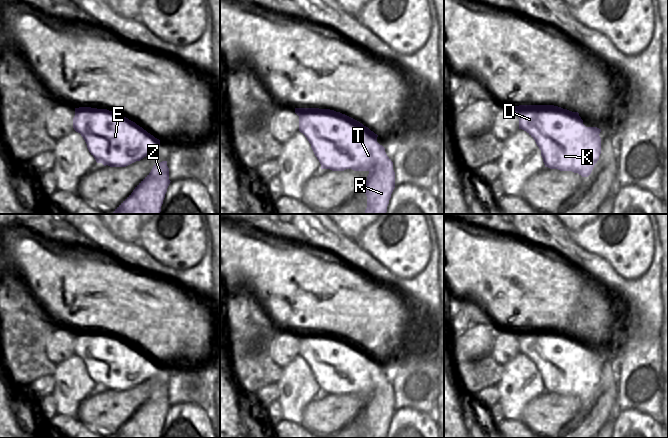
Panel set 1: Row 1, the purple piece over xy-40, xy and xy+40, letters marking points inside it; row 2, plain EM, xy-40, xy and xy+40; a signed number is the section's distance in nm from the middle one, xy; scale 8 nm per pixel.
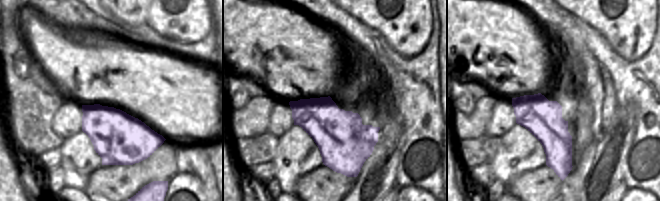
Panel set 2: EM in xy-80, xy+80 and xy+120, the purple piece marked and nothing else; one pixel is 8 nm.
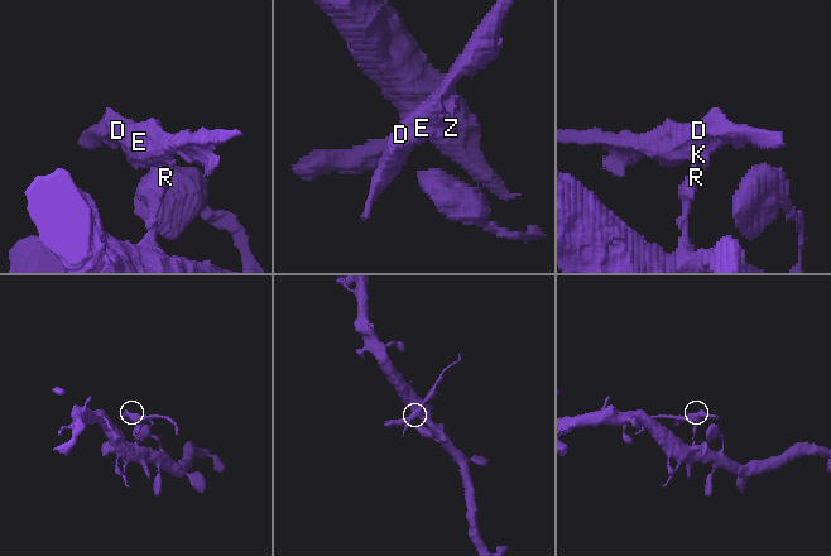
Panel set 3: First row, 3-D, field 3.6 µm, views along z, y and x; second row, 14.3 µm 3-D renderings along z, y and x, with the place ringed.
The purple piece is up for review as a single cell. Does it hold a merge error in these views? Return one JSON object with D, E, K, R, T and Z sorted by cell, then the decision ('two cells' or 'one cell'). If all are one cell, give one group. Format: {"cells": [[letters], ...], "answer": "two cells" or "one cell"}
{"cells": [["D", "E", "K", "T"], ["R", "Z"]], "answer": "two cells"}

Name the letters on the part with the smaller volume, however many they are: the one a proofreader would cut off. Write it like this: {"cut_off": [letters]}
{"cut_off": ["D", "E", "K", "T"]}

